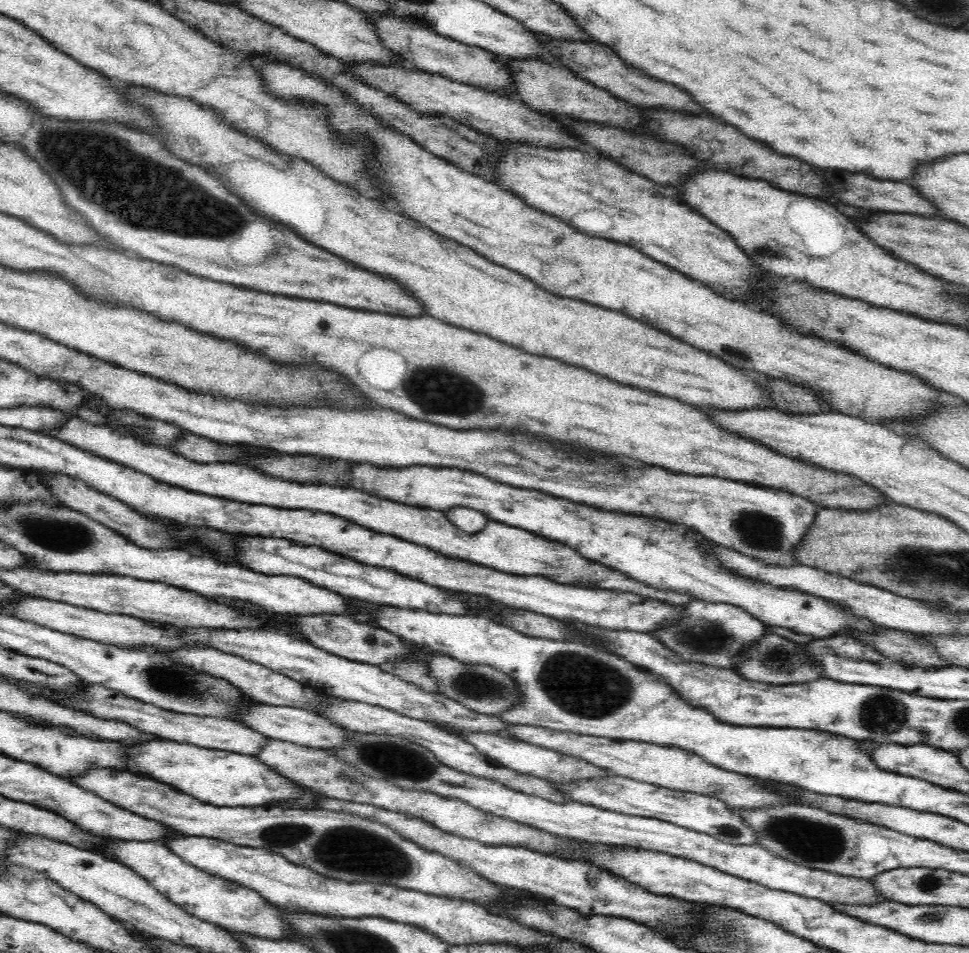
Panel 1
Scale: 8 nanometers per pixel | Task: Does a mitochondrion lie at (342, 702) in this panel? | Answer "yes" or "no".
no

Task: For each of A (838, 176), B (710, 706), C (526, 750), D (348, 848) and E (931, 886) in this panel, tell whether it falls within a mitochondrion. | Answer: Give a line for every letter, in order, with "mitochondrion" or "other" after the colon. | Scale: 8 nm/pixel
A: other
B: other
C: other
D: mitochondrion
E: mitochondrion

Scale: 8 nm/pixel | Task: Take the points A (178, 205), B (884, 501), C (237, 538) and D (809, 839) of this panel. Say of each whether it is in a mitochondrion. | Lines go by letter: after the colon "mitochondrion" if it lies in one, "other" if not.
A: mitochondrion
B: other
C: other
D: mitochondrion

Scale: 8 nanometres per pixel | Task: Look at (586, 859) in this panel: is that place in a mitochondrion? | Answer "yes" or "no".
no

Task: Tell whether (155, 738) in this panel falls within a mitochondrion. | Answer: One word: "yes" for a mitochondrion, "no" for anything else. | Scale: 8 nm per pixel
no

